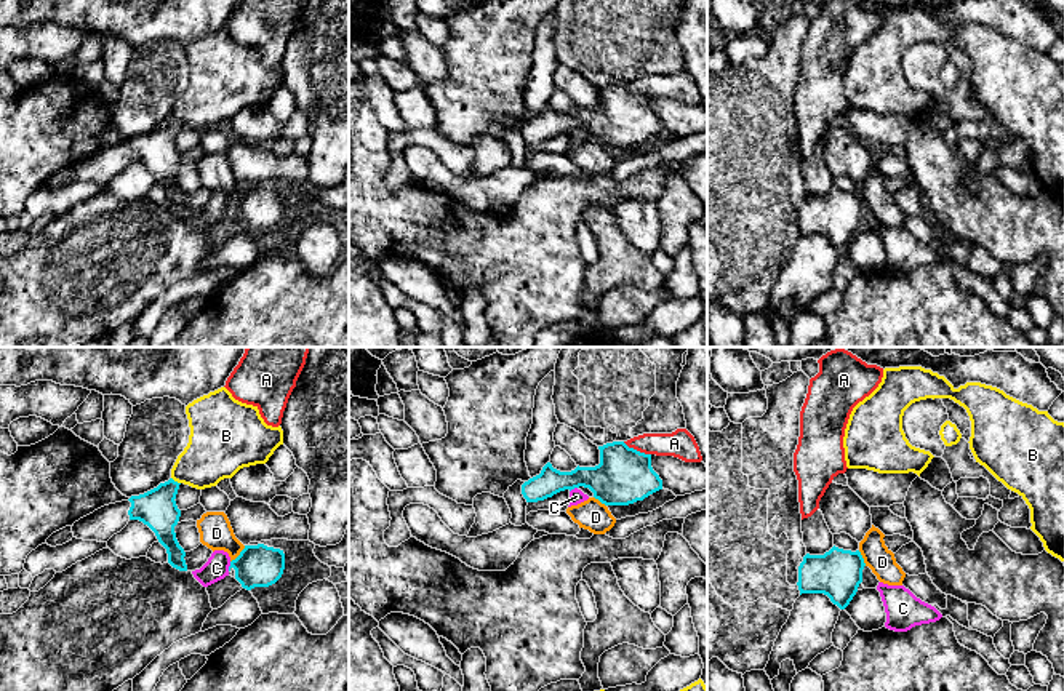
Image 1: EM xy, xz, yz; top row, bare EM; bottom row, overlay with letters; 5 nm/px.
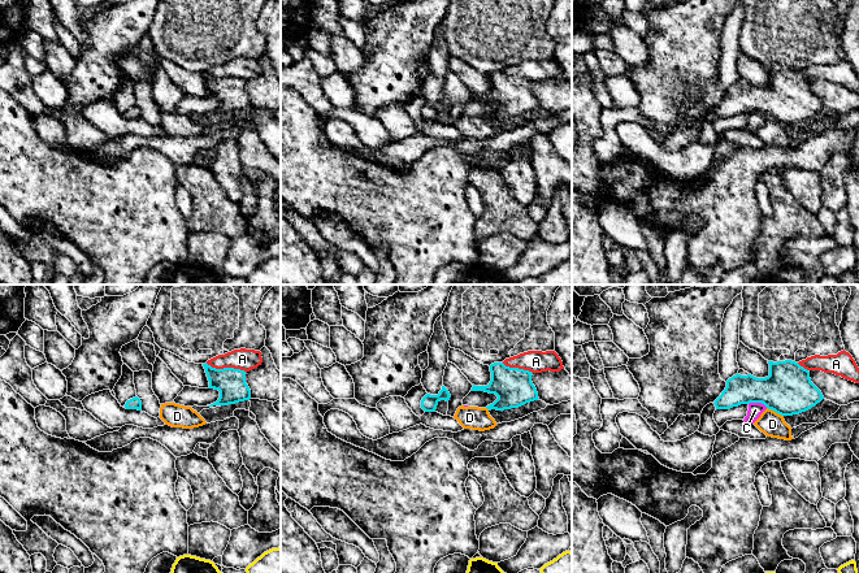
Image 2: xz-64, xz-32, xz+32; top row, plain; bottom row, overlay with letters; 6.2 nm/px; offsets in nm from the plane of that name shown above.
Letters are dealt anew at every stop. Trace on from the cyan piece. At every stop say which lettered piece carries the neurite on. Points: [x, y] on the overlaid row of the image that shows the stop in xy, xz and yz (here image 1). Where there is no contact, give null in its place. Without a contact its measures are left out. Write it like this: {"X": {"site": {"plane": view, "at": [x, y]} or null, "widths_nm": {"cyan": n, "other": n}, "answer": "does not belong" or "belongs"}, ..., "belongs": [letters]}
{"A": {"site": {"plane": "xz", "at": [636, 450]}, "widths_nm": {"cyan": 280, "other": 140}, "answer": "does not belong"}, "B": {"site": {"plane": "xy", "at": [176, 482]}, "widths_nm": {"cyan": 200, "other": 280}, "answer": "does not belong"}, "C": {"site": {"plane": "xy", "at": [229, 567]}, "widths_nm": {"cyan": 200, "other": 120}, "answer": "does not belong"}, "D": {"site": {"plane": "xy", "at": [240, 554]}, "widths_nm": {"cyan": 200, "other": 160}, "answer": "does not belong"}, "belongs": []}

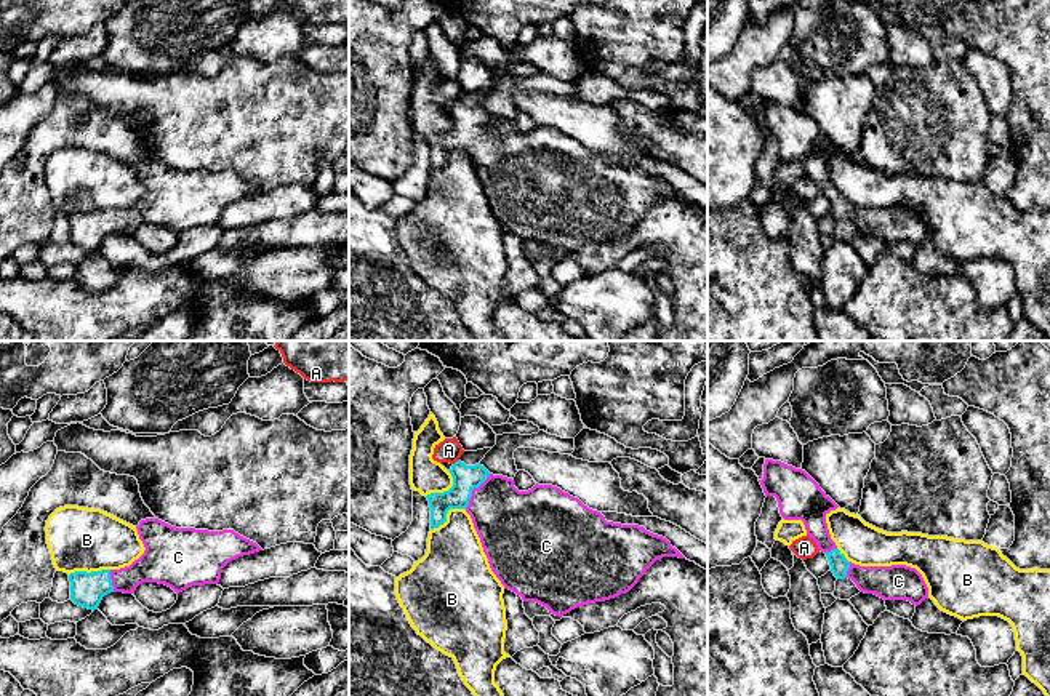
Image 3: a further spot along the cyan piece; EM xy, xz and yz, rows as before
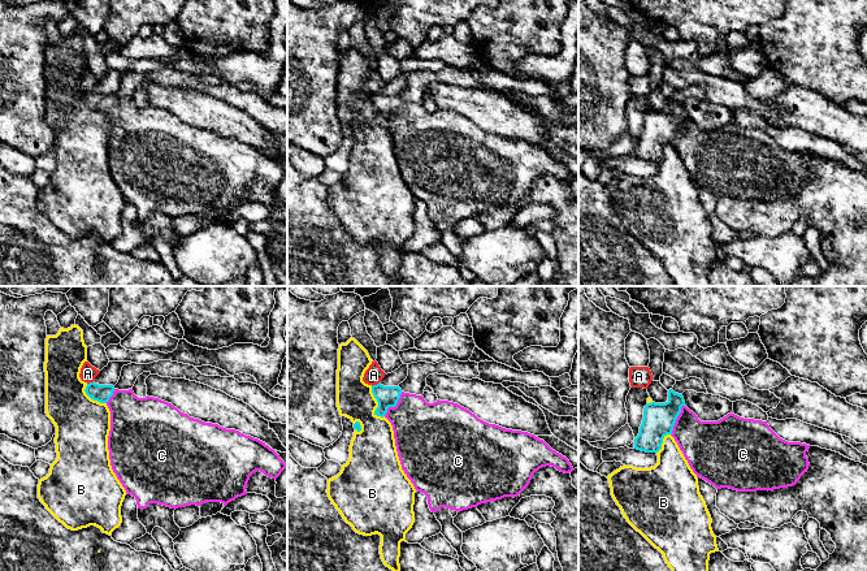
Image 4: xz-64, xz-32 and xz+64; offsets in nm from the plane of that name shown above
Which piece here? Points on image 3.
{"A": {"site": {"plane": "xz", "at": [455, 463]}, "widths_nm": {"cyan": 130, "other": 120}, "answer": "does not belong"}, "B": {"site": {"plane": "xz", "at": [445, 516]}, "widths_nm": {"cyan": 130, "other": 320}, "answer": "does not belong"}, "C": {"site": {"plane": "xz", "at": [472, 488]}, "widths_nm": {"cyan": 130, "other": 340}, "answer": "belongs"}, "belongs": ["C"]}

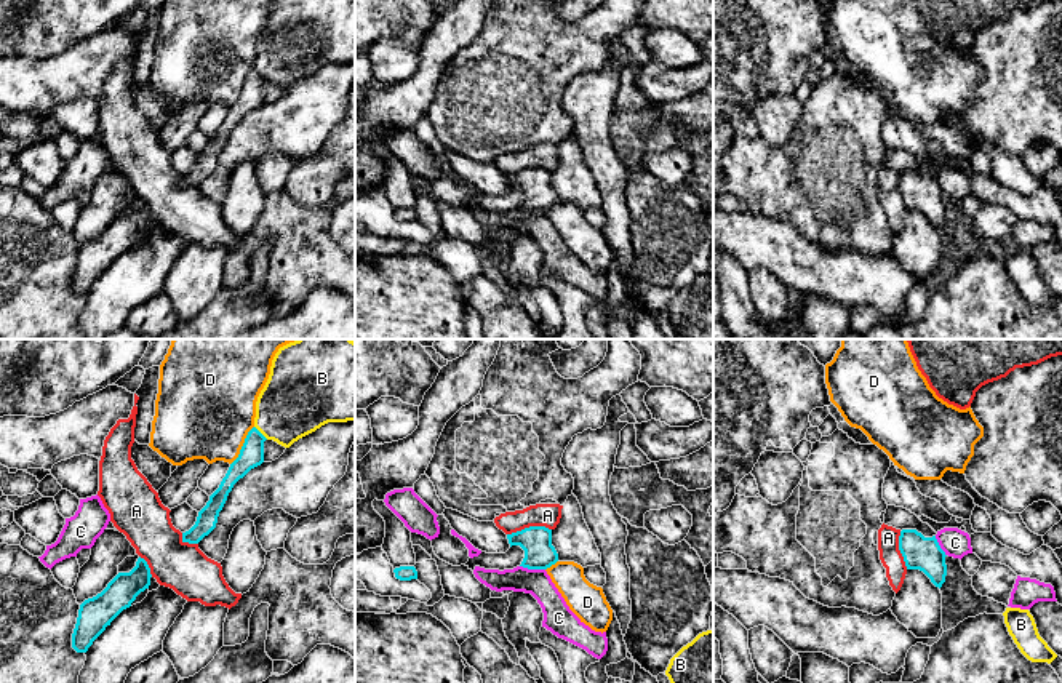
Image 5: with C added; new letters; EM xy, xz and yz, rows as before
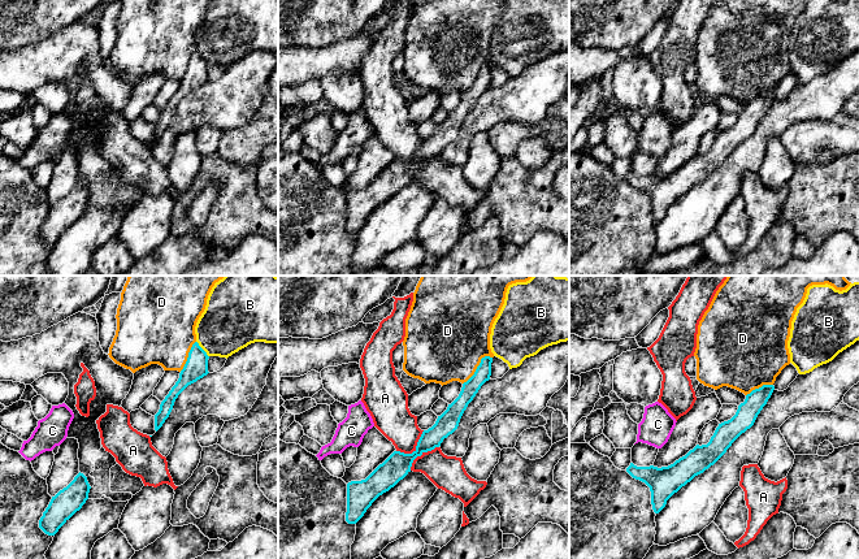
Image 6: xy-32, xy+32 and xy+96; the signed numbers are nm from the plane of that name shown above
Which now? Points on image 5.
{"A": {"site": {"plane": "xz", "at": [530, 527]}, "widths_nm": {"cyan": 160, "other": 120}, "answer": "does not belong"}, "B": {"site": {"plane": "xy", "at": [259, 432]}, "widths_nm": {"cyan": 130, "other": 360}, "answer": "does not belong"}, "C": {"site": {"plane": "xz", "at": [533, 568]}, "widths_nm": {"cyan": 160, "other": 140}, "answer": "does not belong"}, "D": {"site": {"plane": "xy", "at": [243, 445]}, "widths_nm": {"cyan": 130, "other": 460}, "answer": "does not belong"}, "belongs": []}

